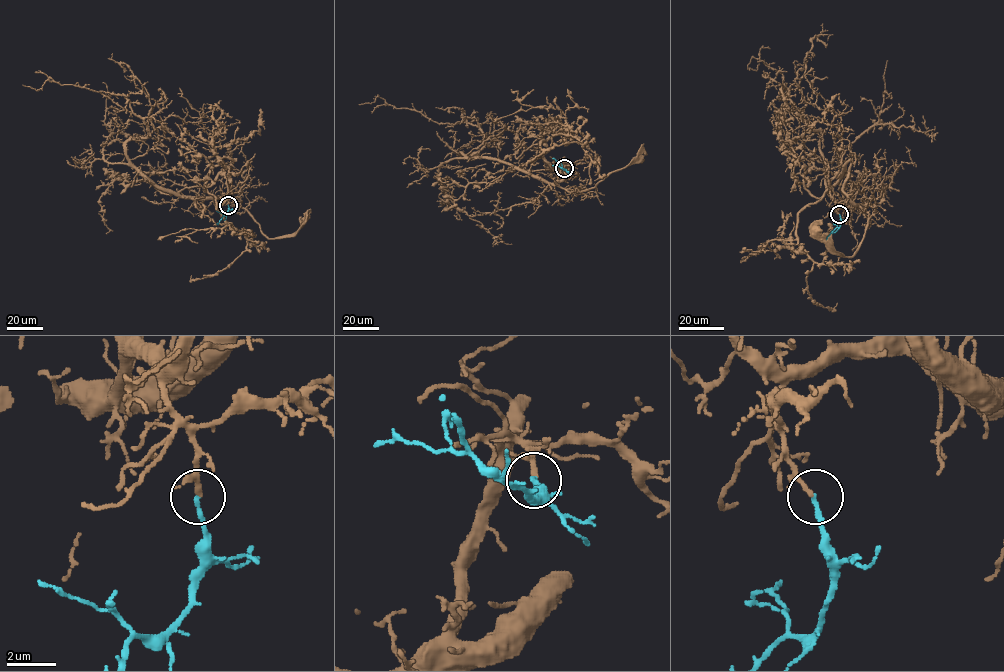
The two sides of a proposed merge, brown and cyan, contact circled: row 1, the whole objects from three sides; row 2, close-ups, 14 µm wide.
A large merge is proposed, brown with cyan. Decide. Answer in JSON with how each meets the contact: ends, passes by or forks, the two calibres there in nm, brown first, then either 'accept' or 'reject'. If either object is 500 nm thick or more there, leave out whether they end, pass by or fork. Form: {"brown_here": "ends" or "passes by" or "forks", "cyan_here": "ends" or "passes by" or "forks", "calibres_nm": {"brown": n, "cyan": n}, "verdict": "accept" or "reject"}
{"brown_here": "passes by", "cyan_here": "ends", "calibres_nm": {"brown": 140, "cyan": 200}, "verdict": "accept"}

